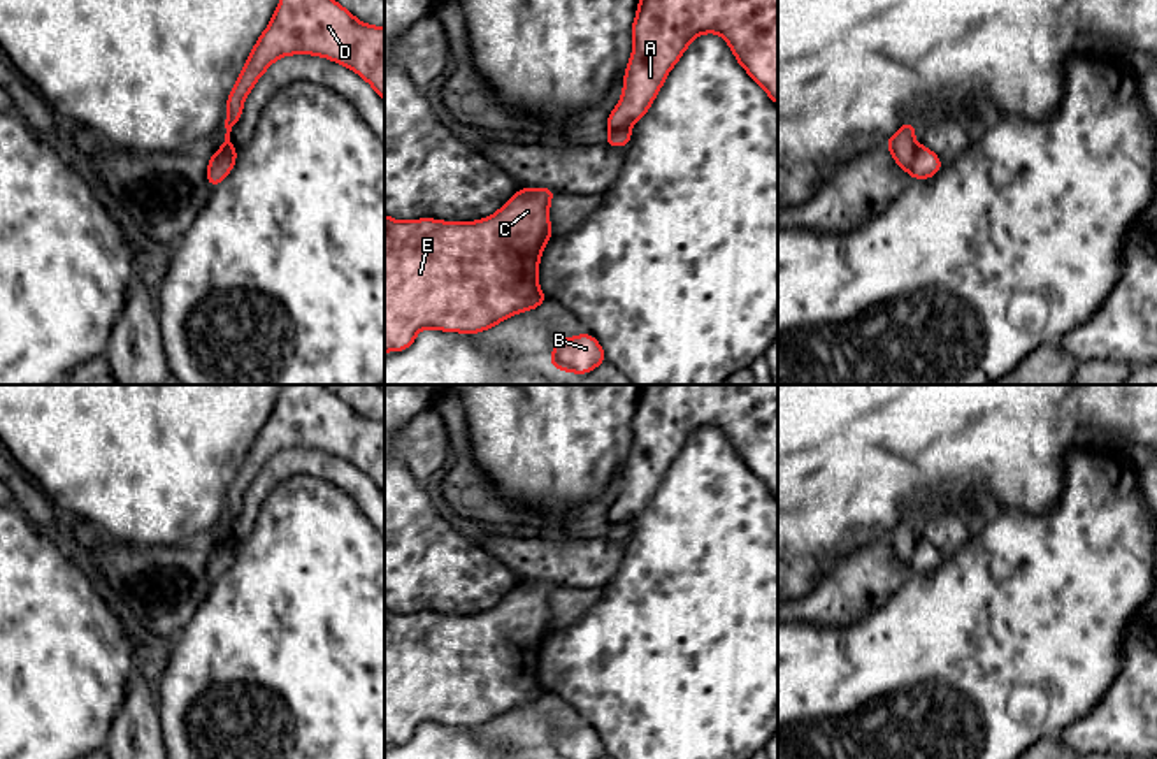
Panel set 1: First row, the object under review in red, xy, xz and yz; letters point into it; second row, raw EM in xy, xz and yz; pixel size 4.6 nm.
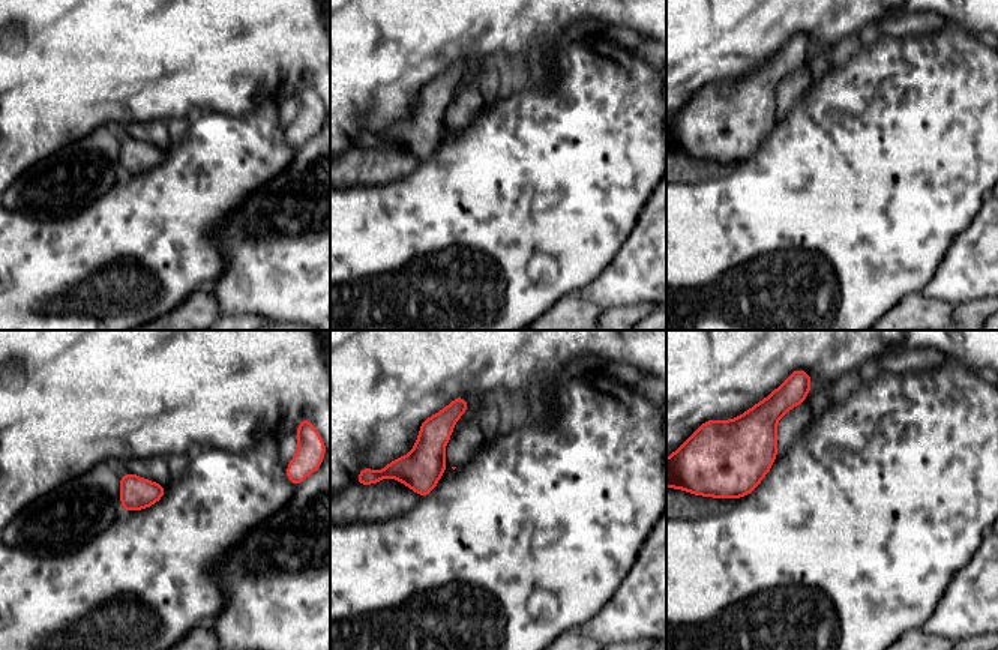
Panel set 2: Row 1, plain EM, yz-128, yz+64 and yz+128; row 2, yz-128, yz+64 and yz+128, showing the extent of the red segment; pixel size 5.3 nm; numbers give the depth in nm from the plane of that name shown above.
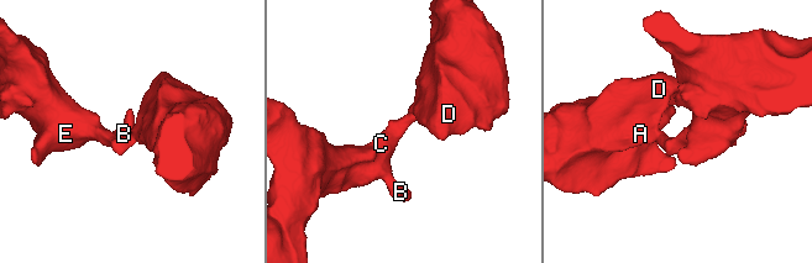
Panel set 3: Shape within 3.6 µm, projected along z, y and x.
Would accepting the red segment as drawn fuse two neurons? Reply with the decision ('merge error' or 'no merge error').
merge error

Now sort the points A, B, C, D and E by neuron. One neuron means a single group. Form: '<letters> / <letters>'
A D / B C E

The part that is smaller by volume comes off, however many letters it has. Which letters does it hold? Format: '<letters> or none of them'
A, D

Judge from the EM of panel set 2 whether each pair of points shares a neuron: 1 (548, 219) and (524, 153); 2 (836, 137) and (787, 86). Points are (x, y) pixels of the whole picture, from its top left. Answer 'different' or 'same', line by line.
1: same
2: different

